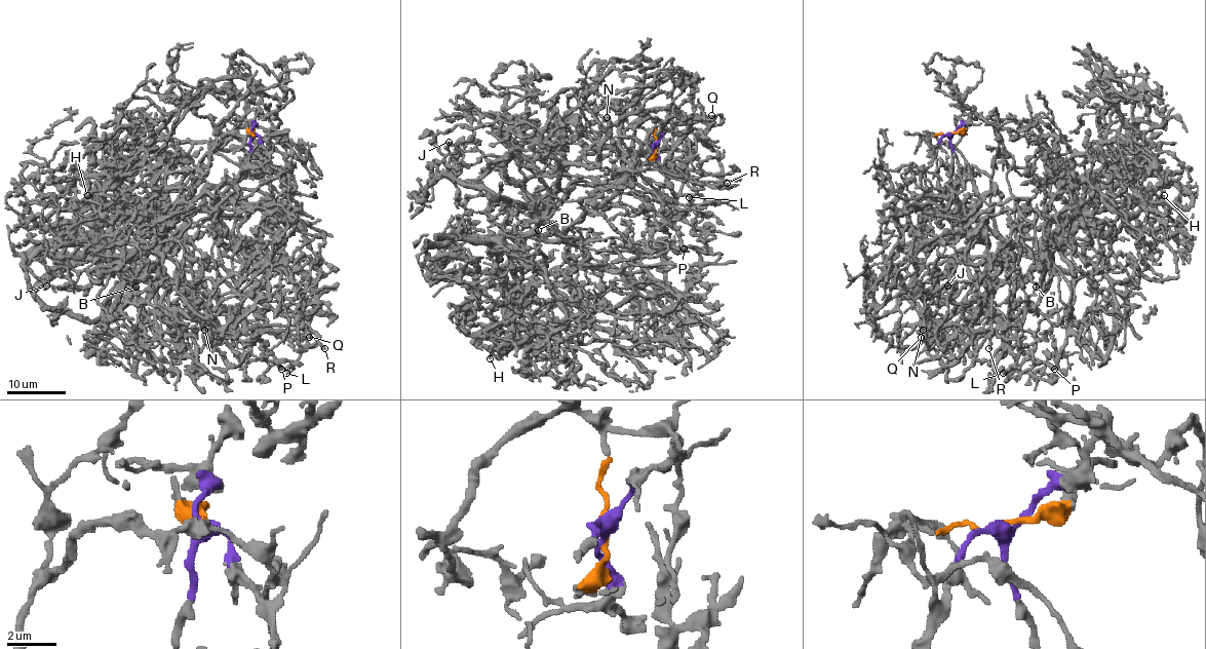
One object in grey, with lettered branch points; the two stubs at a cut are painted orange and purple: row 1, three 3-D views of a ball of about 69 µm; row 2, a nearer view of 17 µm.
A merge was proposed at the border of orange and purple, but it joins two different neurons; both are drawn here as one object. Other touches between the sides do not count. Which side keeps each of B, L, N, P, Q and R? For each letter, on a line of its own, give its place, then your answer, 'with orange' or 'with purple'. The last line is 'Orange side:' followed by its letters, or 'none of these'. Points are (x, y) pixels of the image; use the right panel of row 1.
B: place (1036, 287); with purple
L: place (1003, 373); with purple
N: place (923, 330); with orange
P: place (1054, 369); with purple
Q: place (921, 337); with purple
R: place (988, 348); with orange
Orange side: N, R

